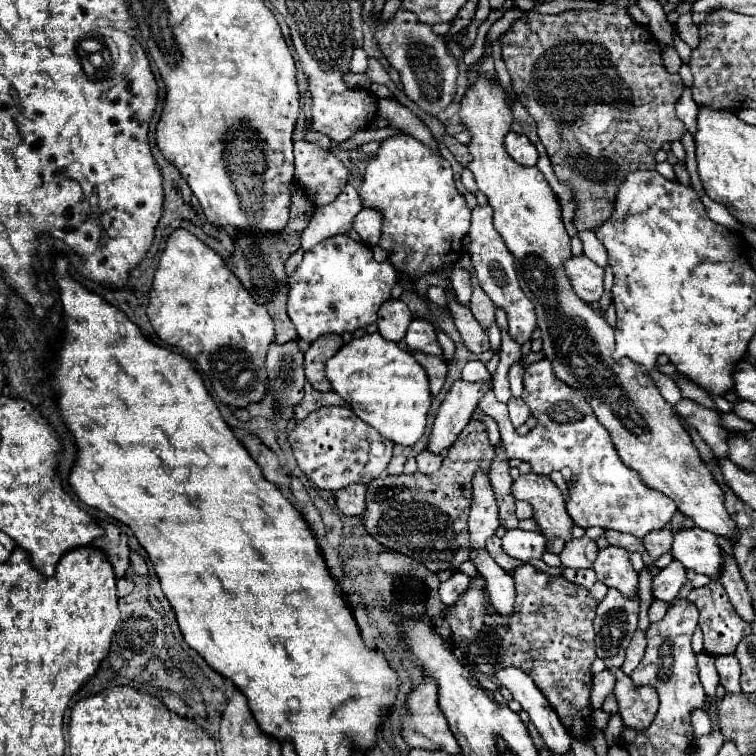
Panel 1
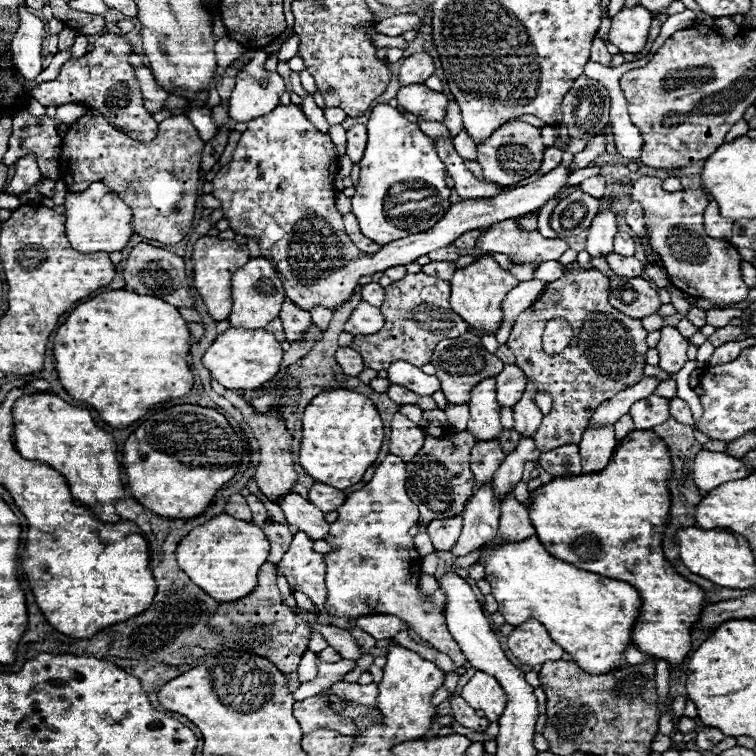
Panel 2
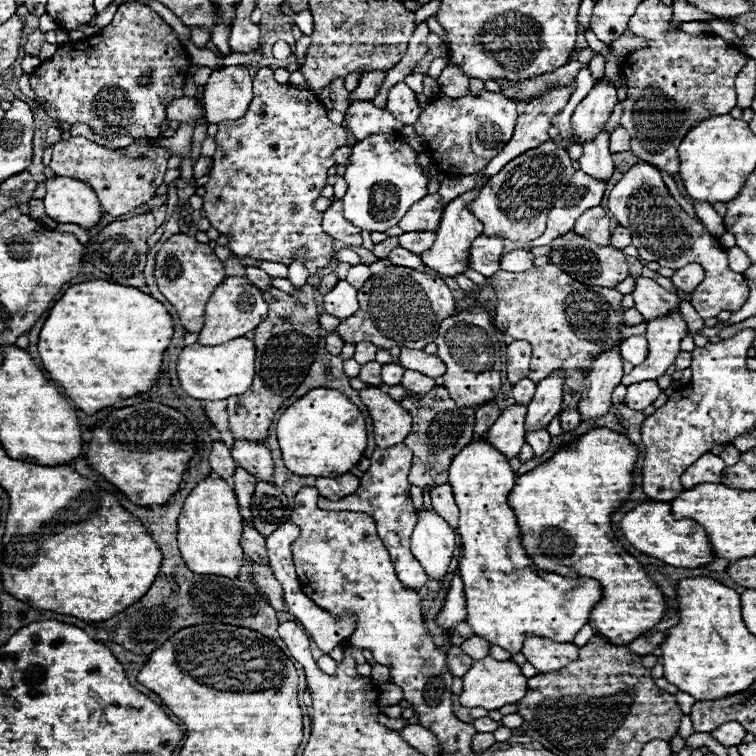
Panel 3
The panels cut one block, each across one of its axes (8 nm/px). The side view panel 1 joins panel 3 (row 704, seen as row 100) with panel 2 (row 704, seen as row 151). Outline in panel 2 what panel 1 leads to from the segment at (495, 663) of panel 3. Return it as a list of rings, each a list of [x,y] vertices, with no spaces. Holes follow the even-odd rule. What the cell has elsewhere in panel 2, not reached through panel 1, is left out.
[[[476,672],[470,682],[464,686],[460,696],[476,710],[484,710],[486,718],[490,722],[496,722],[500,718],[500,712],[506,704],[506,694],[498,680],[486,672]]]

